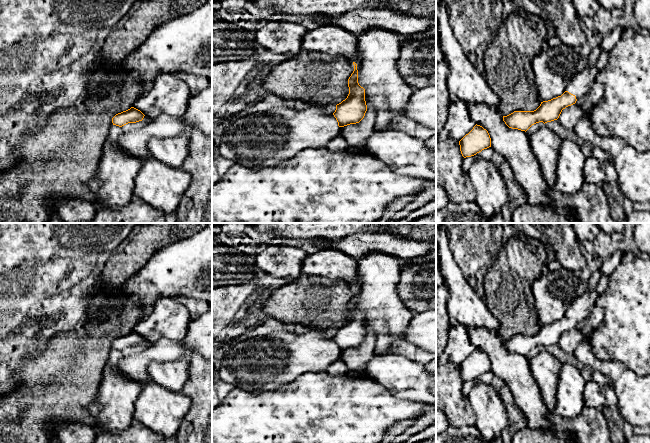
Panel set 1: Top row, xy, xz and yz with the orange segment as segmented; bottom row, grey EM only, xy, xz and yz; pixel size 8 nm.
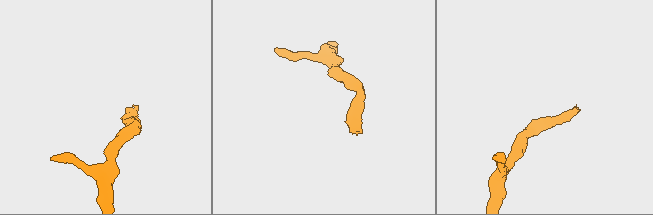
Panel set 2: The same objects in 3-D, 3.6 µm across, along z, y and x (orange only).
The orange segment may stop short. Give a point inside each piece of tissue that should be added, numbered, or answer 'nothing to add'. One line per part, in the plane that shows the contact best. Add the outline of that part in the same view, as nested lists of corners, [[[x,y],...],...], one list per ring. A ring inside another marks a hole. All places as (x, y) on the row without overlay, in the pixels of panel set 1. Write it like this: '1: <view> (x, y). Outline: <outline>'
1: yz (579, 309). Outline: [[[595,290],[589,291],[575,299],[569,306],[566,315],[576,320],[576,323],[582,323],[587,318],[590,310],[595,306],[598,295]]]

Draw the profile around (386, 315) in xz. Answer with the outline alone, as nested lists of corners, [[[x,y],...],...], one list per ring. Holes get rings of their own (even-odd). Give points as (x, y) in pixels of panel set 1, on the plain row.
[[[368,253],[357,261],[357,276],[353,286],[357,288],[358,307],[365,313],[367,331],[376,338],[375,354],[386,354],[391,346],[398,347],[405,341],[404,332],[414,316],[397,291],[401,260],[385,253]]]

